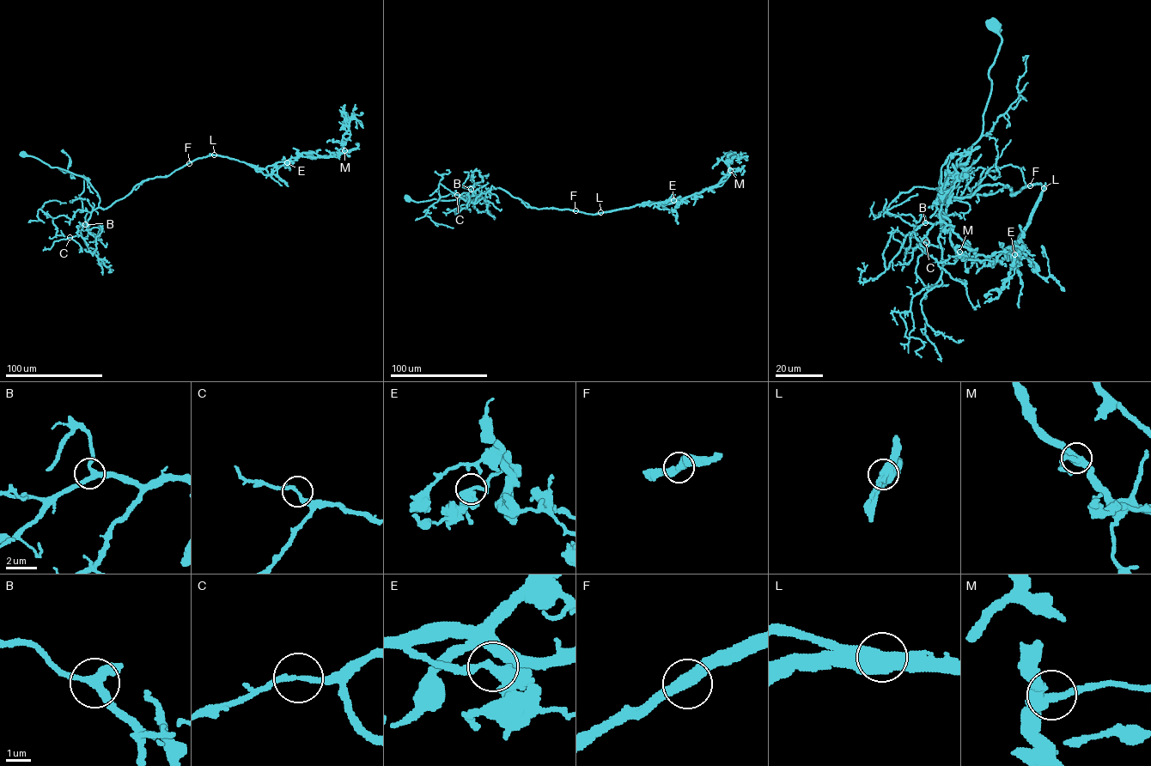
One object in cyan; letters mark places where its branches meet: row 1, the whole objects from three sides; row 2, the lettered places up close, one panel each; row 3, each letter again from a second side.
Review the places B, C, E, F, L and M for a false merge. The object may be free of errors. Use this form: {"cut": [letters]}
{"cut": ["L"]}

